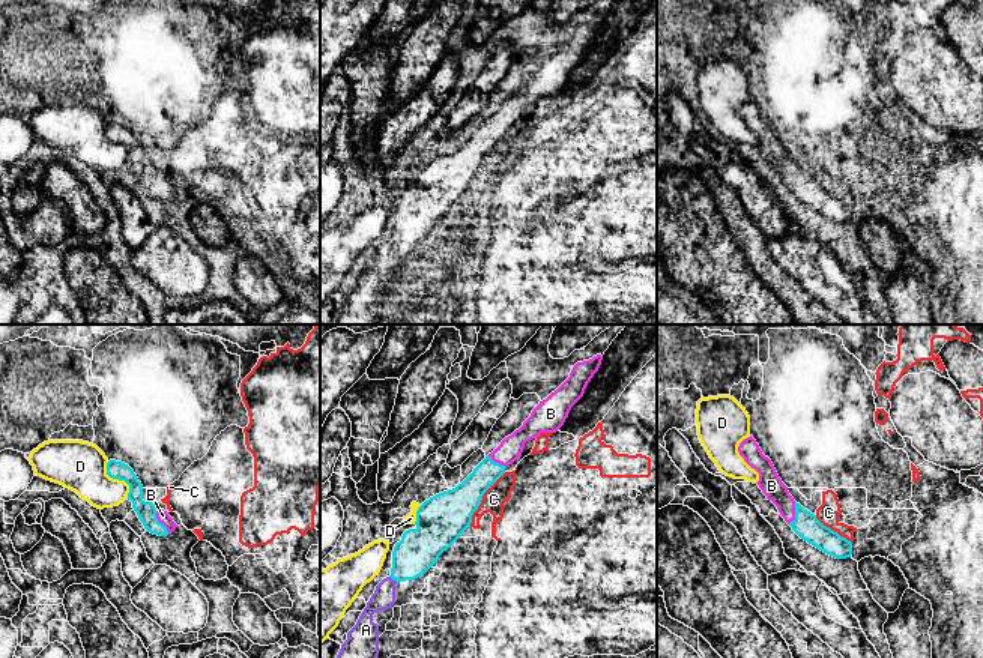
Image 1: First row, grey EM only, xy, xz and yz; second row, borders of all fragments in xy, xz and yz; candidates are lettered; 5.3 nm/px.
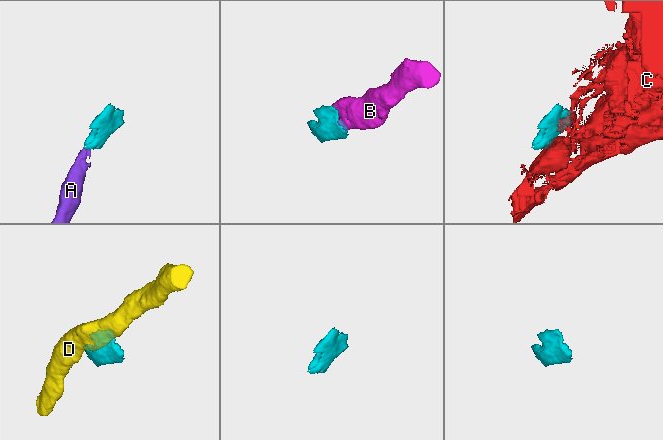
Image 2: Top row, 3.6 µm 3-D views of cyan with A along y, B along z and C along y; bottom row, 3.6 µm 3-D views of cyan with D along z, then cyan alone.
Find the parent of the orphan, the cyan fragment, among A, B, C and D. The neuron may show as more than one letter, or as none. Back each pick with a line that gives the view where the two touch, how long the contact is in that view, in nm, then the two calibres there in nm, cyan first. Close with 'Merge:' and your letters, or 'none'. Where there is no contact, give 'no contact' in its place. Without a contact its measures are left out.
A: contact in xz; length 60 nm; calibres 220 and 120 nm
B: contact in xy; length 150 nm; calibres 110 and 70 nm
Merge: A, B

